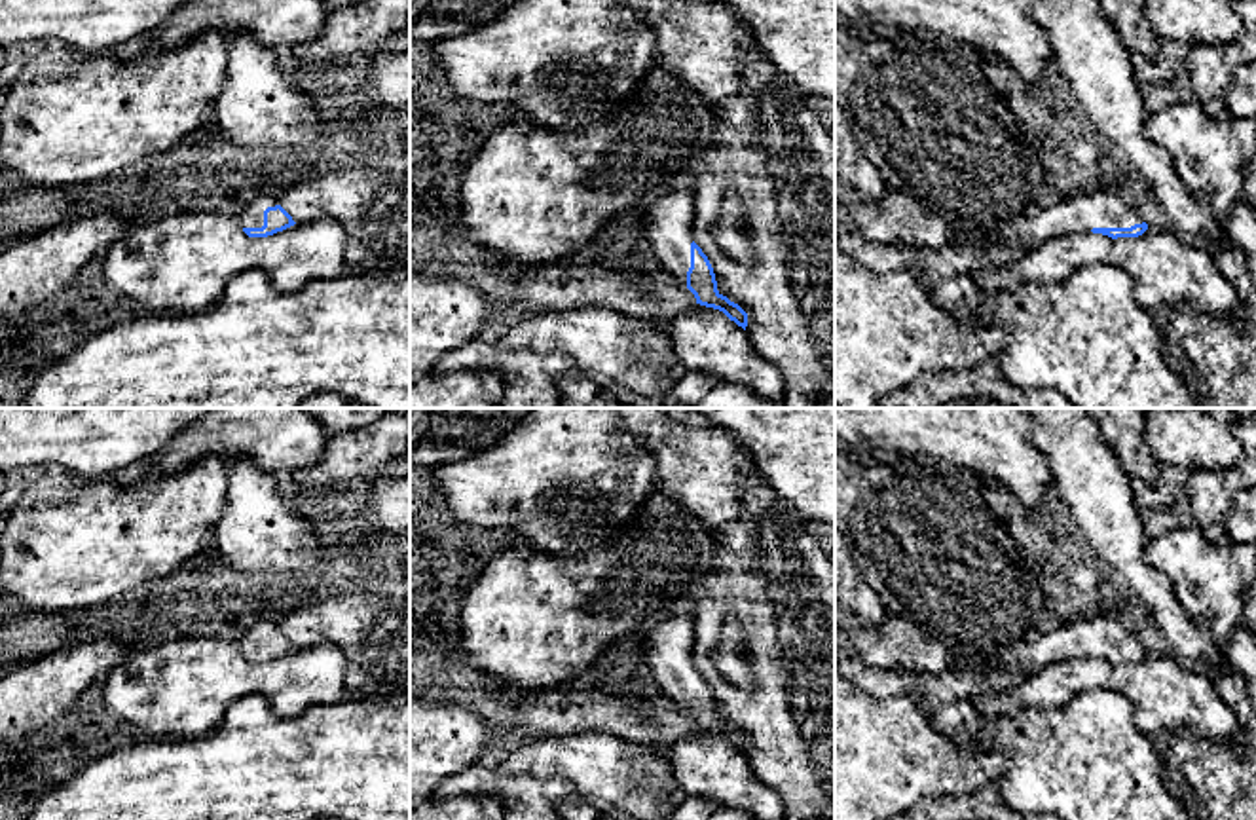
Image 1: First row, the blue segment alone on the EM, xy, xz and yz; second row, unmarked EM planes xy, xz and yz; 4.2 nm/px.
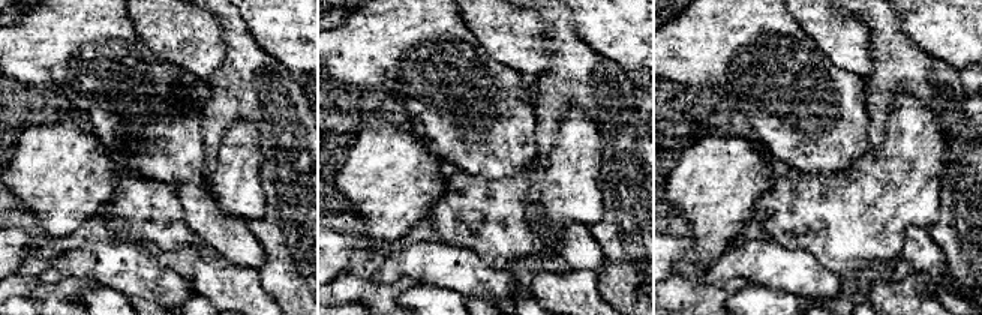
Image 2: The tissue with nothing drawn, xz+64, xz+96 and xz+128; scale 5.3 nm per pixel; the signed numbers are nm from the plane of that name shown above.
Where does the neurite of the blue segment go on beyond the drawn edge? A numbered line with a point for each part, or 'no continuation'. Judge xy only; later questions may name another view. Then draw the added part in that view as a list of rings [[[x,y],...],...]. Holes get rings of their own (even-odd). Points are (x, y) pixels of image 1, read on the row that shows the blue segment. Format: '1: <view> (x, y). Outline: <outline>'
1: xy (253, 215). Outline: [[[260,196],[250,201],[237,216],[241,228],[262,228],[264,226],[264,211],[268,207],[279,205],[277,197]]]

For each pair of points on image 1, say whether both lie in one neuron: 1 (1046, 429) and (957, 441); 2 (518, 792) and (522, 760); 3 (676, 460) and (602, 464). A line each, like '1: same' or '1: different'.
1: different
2: different
3: different

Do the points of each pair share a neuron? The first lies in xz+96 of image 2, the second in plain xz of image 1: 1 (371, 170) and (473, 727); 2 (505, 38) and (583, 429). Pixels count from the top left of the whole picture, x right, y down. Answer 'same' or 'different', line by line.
1: different
2: different

